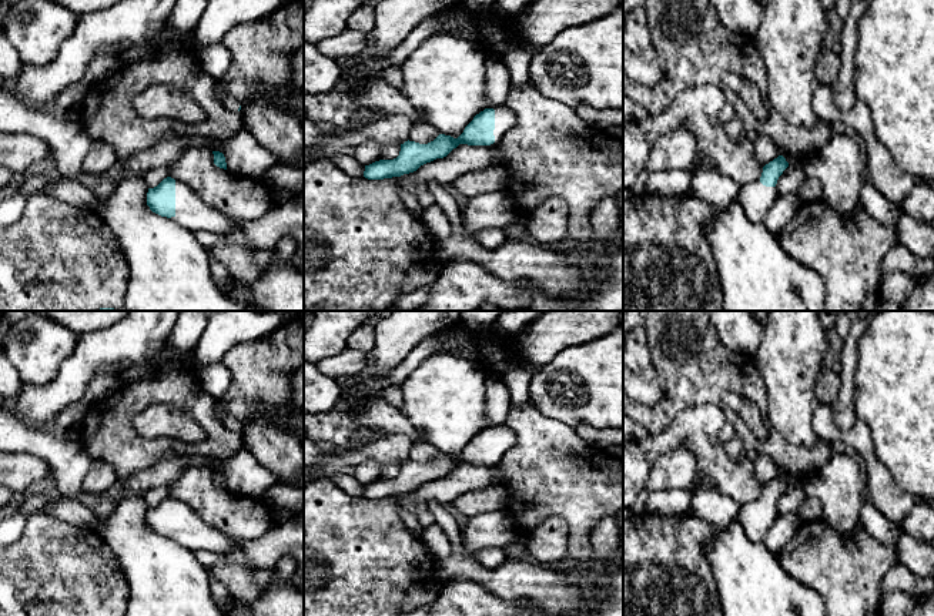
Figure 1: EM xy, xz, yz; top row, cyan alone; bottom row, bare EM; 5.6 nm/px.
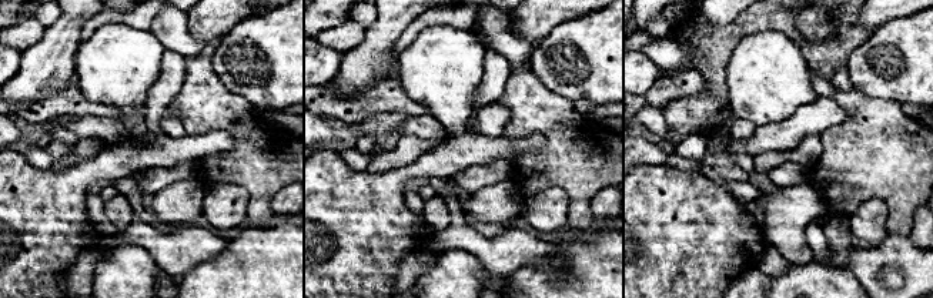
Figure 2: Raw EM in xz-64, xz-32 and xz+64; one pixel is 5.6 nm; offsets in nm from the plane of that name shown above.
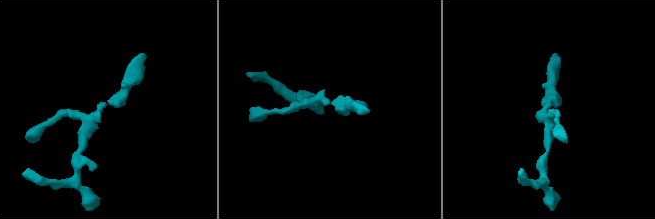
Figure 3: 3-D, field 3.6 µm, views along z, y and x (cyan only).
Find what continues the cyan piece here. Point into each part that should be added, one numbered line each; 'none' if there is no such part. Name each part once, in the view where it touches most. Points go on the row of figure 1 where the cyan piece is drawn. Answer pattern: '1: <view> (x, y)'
1: xz (505, 120)

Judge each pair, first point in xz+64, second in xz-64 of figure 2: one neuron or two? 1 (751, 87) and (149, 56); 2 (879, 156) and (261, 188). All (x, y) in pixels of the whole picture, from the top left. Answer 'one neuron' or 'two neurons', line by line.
1: one neuron
2: one neuron

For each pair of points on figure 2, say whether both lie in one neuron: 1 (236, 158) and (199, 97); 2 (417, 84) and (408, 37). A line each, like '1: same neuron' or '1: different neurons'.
1: same neuron
2: different neurons

